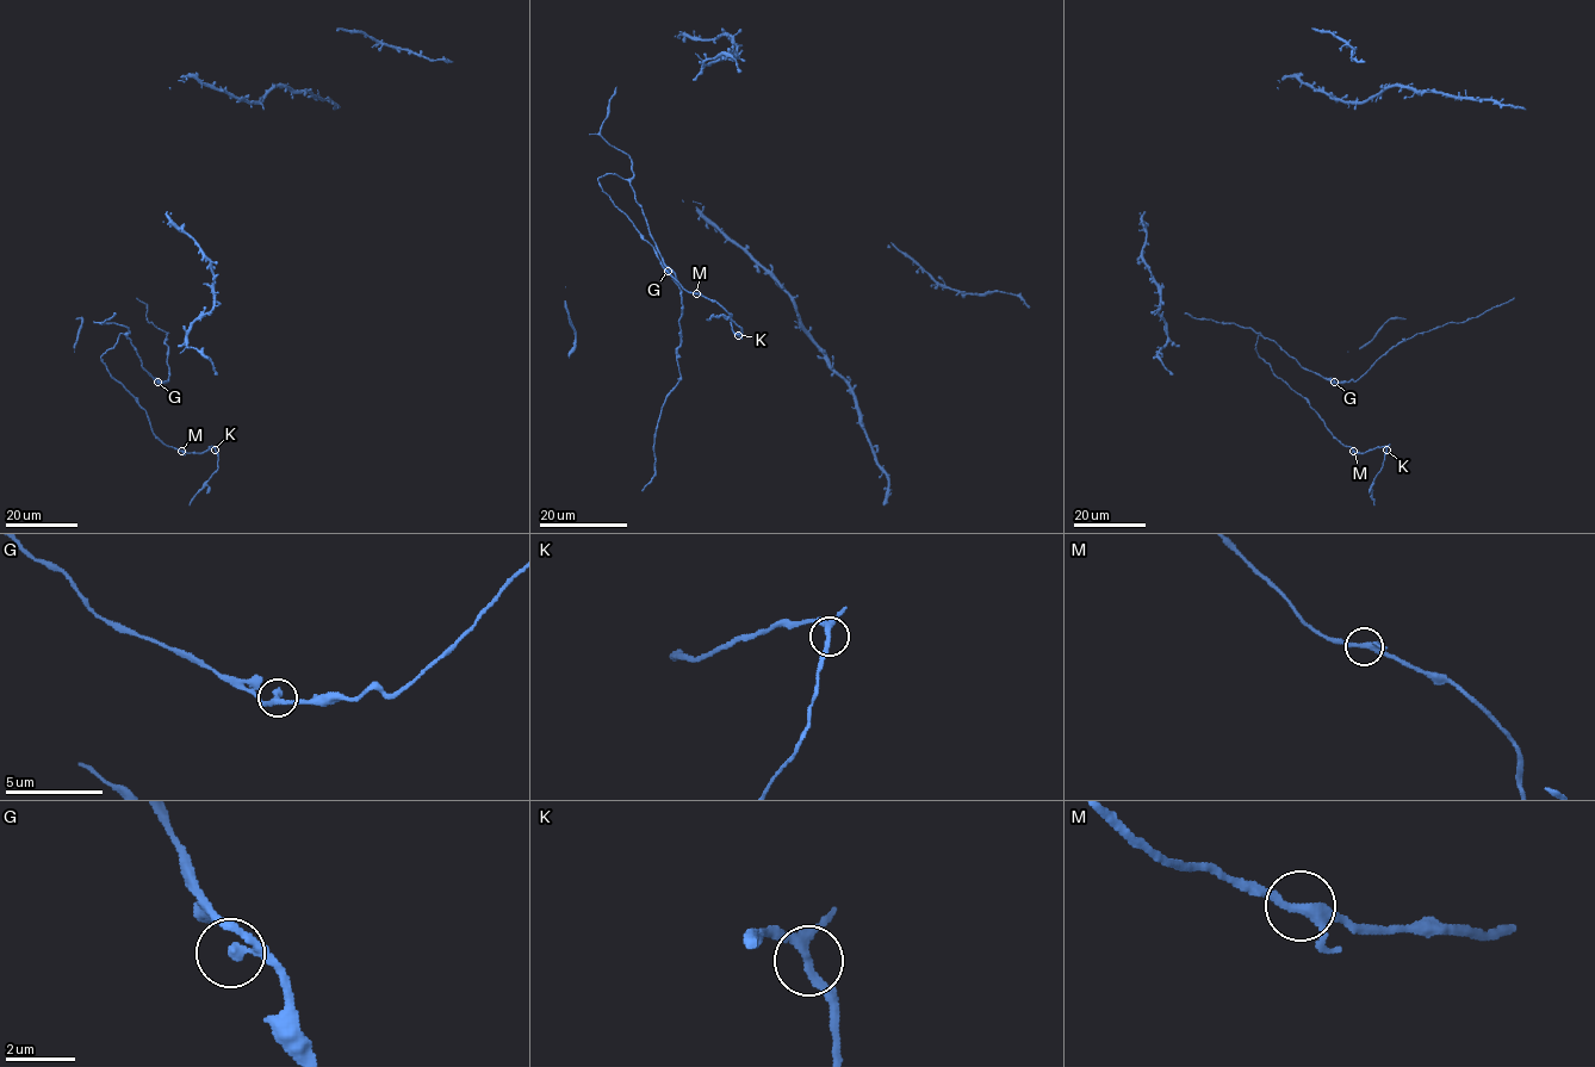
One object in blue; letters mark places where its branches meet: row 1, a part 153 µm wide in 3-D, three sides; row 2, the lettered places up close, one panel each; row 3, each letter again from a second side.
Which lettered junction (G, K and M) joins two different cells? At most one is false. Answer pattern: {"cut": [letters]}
{"cut": []}

